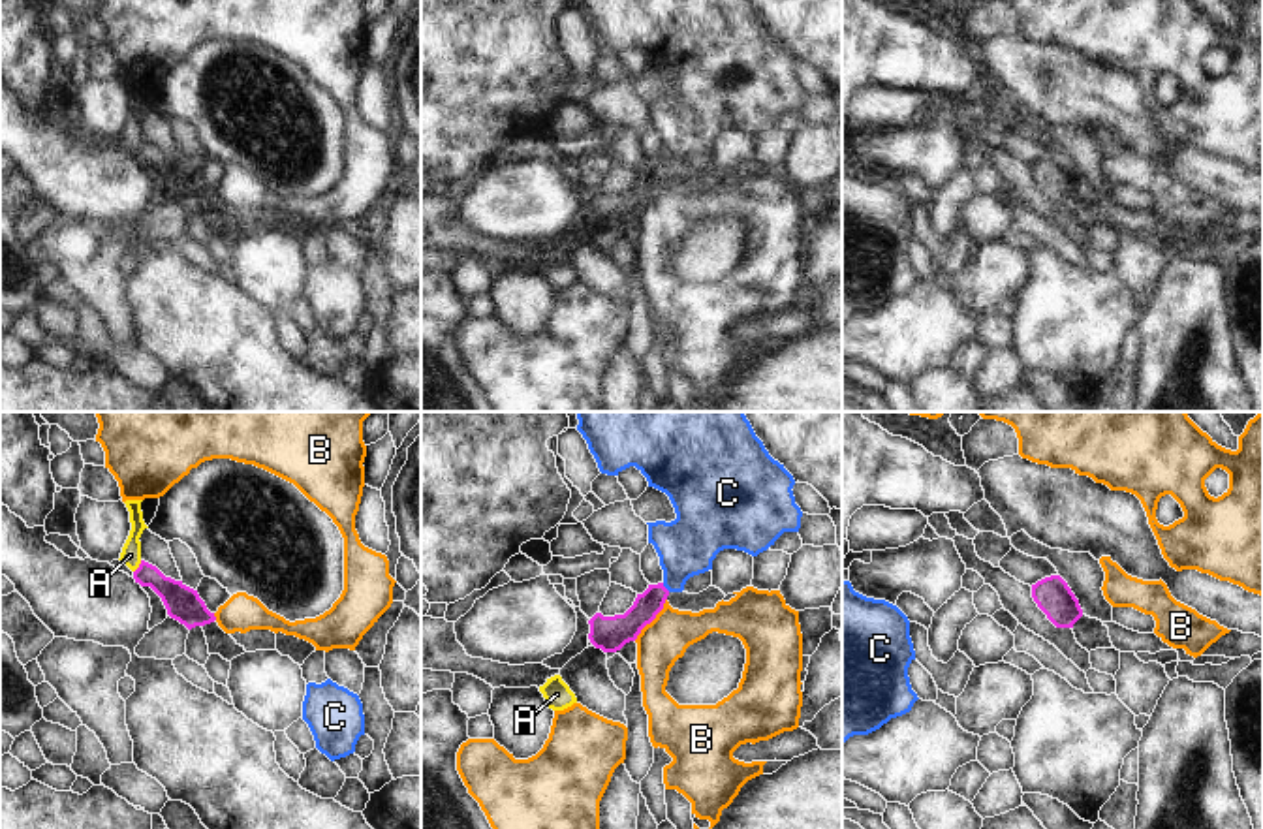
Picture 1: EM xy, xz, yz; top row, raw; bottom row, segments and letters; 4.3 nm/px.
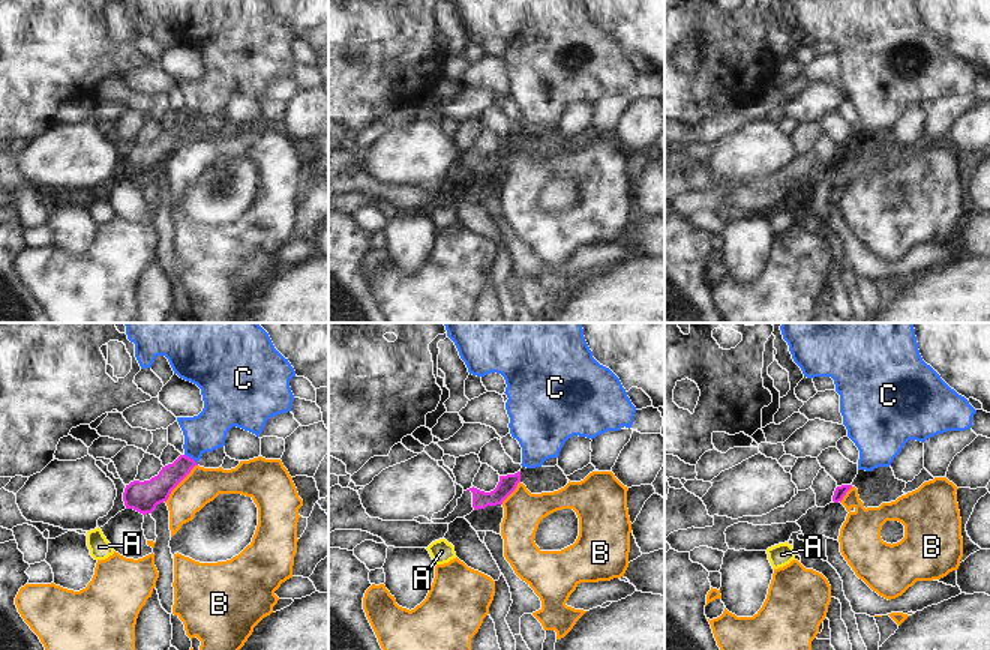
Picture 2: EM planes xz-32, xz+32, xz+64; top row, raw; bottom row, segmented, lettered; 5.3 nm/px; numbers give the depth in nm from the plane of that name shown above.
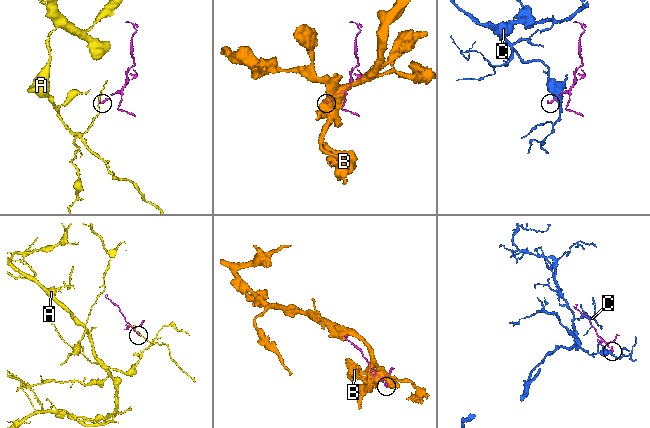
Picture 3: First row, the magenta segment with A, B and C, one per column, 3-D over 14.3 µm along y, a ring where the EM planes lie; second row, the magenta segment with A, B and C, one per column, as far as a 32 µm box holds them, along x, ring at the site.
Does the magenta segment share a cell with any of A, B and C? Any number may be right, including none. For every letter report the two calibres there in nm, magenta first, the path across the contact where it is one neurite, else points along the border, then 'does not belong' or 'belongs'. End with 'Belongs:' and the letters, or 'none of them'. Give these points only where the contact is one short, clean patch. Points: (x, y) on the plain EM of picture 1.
A: calibres 150 and 90 nm; does not belong
B: calibres 150 and 200 nm; does not belong
C: calibres 130 and 260 nm; border xz (662, 162), (670, 170); does not belong
Belongs: none of them

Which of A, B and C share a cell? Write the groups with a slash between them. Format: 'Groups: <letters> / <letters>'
Groups: A / B / C

